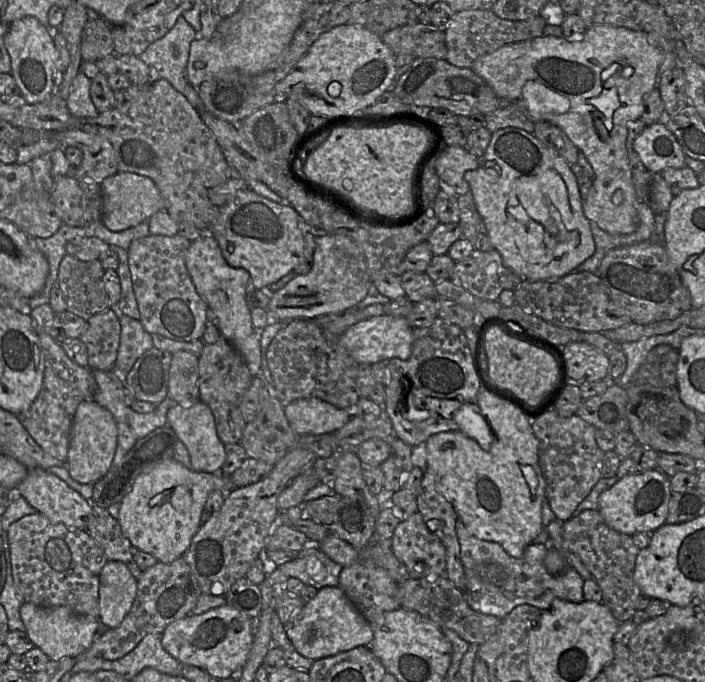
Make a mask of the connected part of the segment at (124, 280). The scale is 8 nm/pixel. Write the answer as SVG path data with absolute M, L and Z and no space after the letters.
M110 245L110 248L117 253L119 259L118 268L115 271L120 279L121 296L115 309L131 318L140 320L140 311L133 289L127 250L115 245Z

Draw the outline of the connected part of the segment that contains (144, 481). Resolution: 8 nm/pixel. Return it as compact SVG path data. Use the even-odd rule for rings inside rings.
M168 459L136 478L132 490L119 503L117 520L132 546L168 564L182 557L188 550L193 536L201 526L201 516L209 494L212 491L230 493L234 488L238 487L234 487L229 476L194 471L175 459ZM180 485L185 486L191 495L191 506L184 512L176 510L169 502L171 491Z

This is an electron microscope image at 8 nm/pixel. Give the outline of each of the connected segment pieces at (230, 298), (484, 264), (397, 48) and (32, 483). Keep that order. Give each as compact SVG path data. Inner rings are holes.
M205 232L191 242L185 256L188 273L197 293L207 305L207 317L220 331L222 337L230 342L242 341L256 330L251 319L251 308L247 303L251 276L244 268L230 266L221 251L218 241Z
M496 249L475 250L464 260L455 262L450 279L474 296L496 301L503 290L515 291L522 278L508 269Z
M421 22L394 28L381 39L395 55L411 54L416 58L444 60L447 54L444 31Z
M42 468L28 469L26 478L18 485L17 491L40 514L52 523L85 530L91 513L91 502L69 487L62 479Z

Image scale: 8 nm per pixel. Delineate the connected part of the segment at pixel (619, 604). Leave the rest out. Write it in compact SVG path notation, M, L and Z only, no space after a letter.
M599 509L584 510L563 523L563 548L576 554L602 590L604 603L619 623L632 620L642 594L634 582L636 558L640 549L632 537L610 528Z

